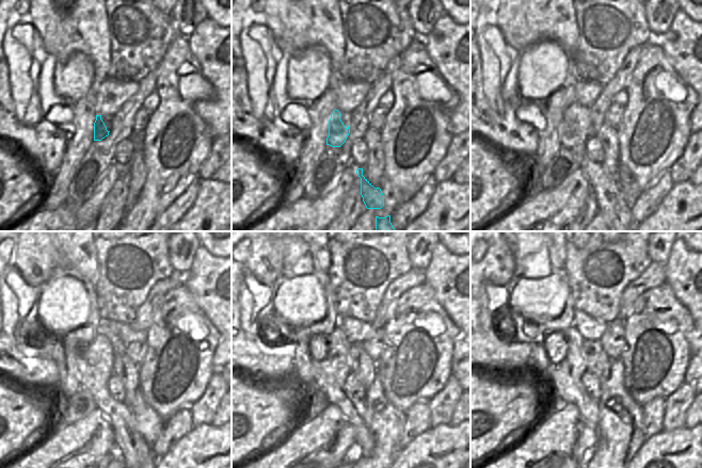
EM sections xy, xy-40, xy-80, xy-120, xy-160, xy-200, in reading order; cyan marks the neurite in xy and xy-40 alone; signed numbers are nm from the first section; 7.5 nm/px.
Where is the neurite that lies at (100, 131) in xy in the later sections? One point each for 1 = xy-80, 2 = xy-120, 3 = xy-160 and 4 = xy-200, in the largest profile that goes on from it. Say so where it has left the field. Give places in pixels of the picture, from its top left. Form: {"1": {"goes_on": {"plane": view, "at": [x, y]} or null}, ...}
{"1": {"goes_on": {"plane": "xy-80", "at": [611, 205]}}, "2": {"goes_on": {"plane": "xy-120", "at": [129, 445]}}, "3": {"goes_on": {"plane": "xy-160", "at": [330, 374]}}, "4": {"goes_on": {"plane": "xy-200", "at": [567, 374]}}}

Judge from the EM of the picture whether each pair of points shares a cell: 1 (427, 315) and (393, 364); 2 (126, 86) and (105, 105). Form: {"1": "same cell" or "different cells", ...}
{"1": "same cell", "2": "same cell"}

